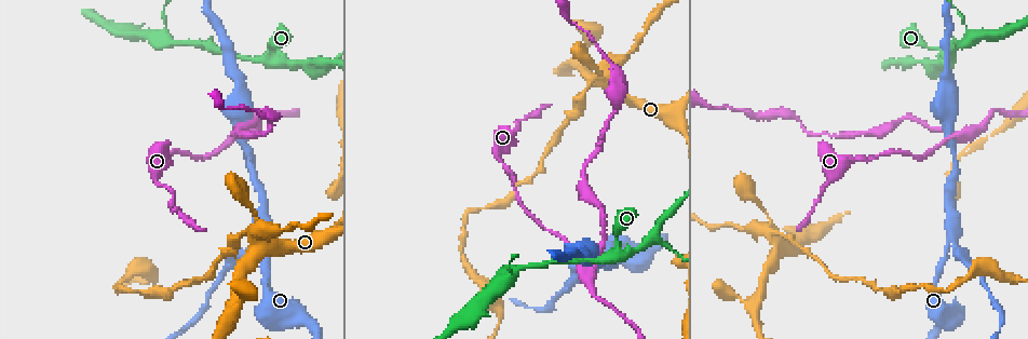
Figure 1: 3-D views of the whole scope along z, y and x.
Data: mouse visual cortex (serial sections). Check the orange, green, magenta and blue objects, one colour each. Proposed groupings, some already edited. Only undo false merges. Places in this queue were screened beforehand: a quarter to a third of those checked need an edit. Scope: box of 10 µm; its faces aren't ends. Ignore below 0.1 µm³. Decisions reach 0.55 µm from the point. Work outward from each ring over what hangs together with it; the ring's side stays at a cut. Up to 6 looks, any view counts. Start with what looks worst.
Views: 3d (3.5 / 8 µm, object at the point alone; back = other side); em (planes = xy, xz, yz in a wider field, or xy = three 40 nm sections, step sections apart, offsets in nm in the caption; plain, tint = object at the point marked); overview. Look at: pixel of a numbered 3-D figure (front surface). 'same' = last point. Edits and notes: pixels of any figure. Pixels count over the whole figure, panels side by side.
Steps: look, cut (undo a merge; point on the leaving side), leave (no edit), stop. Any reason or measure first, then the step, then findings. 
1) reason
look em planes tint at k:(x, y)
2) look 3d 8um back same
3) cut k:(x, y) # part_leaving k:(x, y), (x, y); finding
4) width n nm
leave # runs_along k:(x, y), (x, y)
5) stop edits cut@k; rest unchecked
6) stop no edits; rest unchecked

sharp bend
look 3d 3.5um at 1:(954, 235)

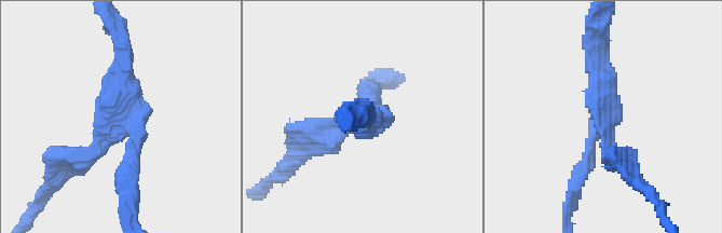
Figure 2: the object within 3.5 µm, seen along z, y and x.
now the EM
look em xy step 5 tint at 2:(126, 118)

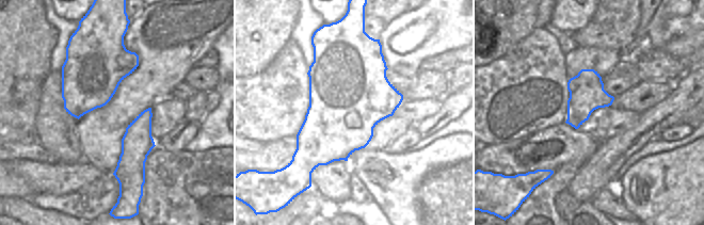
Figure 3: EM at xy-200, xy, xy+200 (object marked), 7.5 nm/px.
width 600 nm
leave # runs_along 2:(575, 183), (605, 113), (595, 51); continuous, no second cell

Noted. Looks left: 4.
four or more arms meet
look 3d 8um at 1:(769, 233)

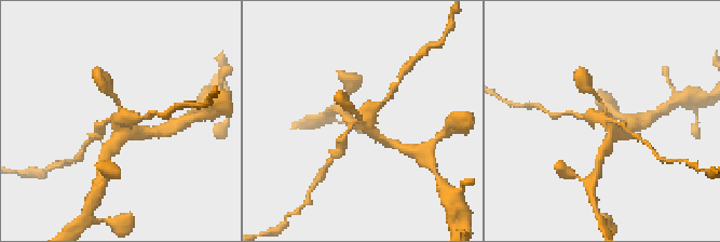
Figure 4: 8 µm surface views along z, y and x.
closer look
look 3d 3.5um same

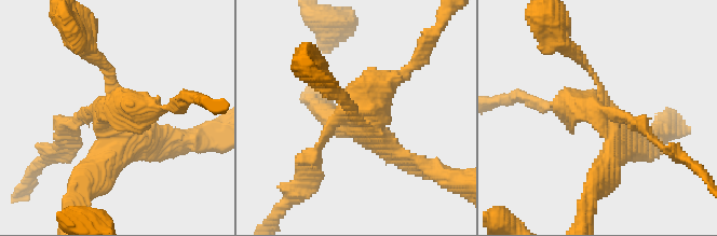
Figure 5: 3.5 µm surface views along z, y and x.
arms 4; arm_widths 100, 150, 300, 300 nm
look em xy step 5 tint at 5:(362, 116)

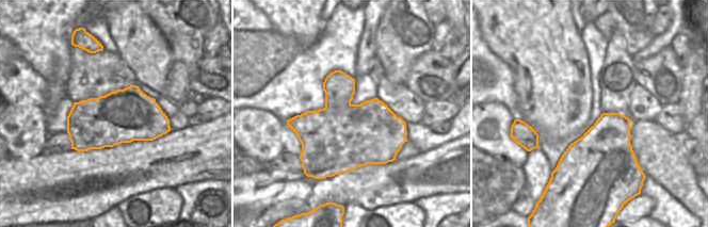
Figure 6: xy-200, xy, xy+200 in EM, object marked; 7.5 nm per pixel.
cut 5:(552, 107) # part_leaving 5:(122, 112), (82, 115), (63, 142); two cells meet here

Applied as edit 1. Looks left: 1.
stop edits cut@5; rest unchecked

